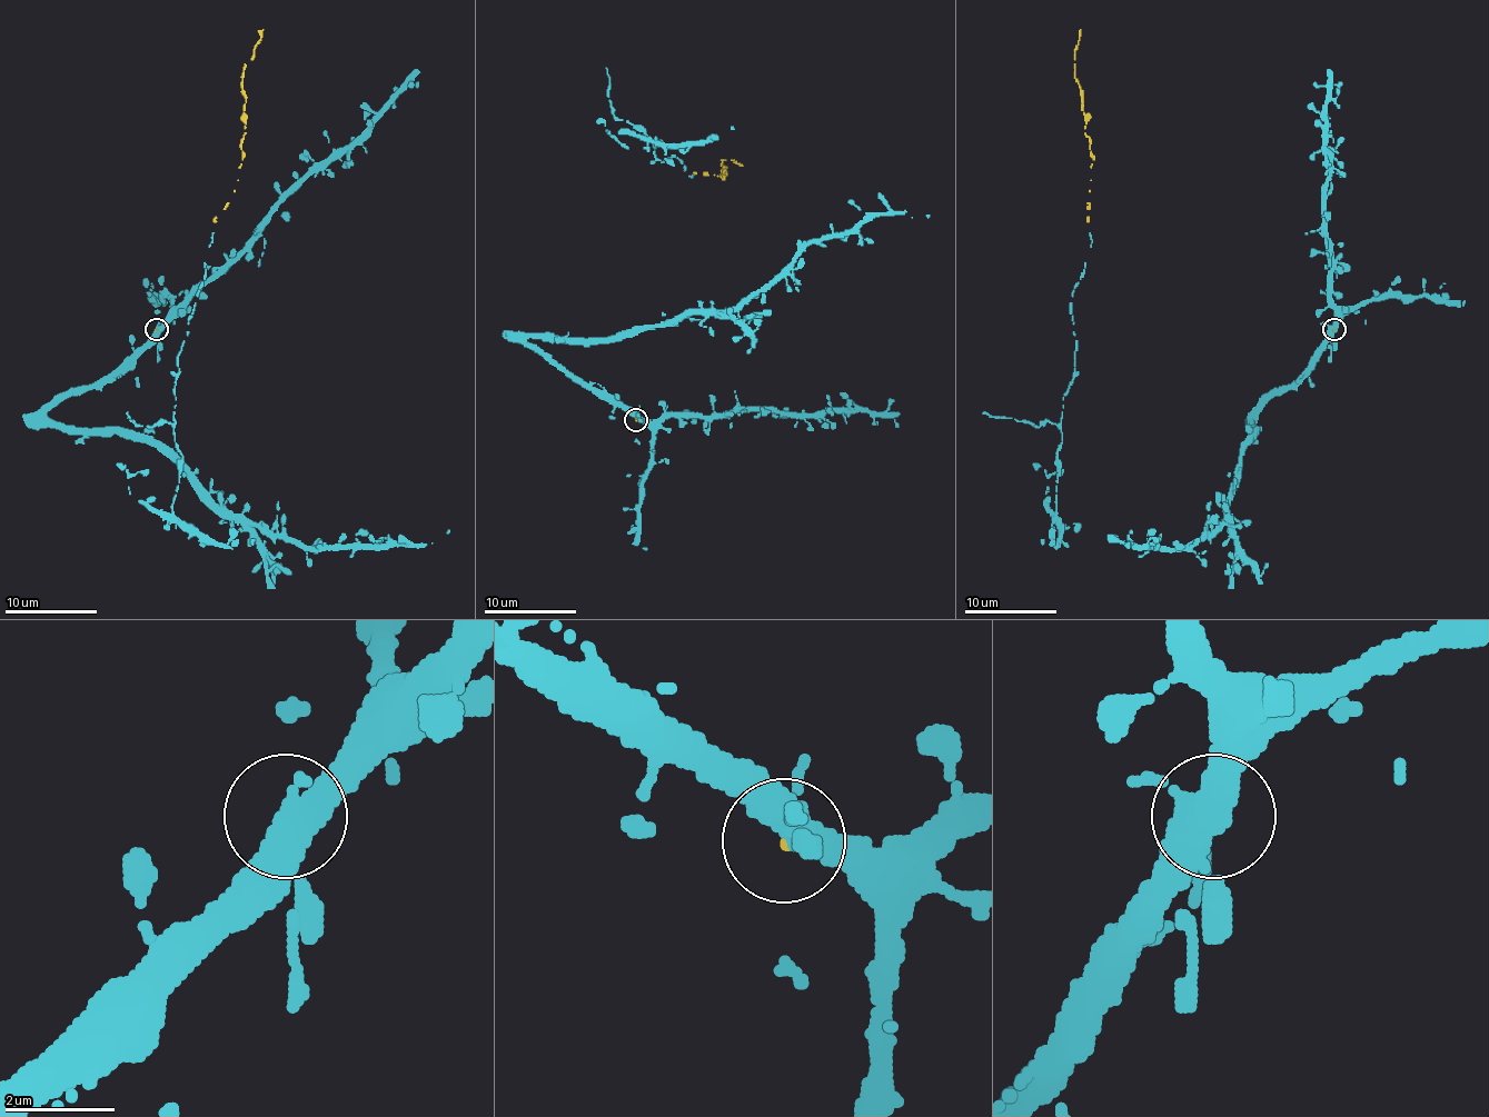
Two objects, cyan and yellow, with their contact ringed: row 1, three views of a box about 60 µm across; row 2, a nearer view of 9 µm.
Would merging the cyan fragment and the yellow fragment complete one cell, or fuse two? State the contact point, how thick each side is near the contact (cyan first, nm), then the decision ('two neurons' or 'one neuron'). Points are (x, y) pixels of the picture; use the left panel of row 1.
place (156, 329); calibres 380 and 110 nm; one neuron

